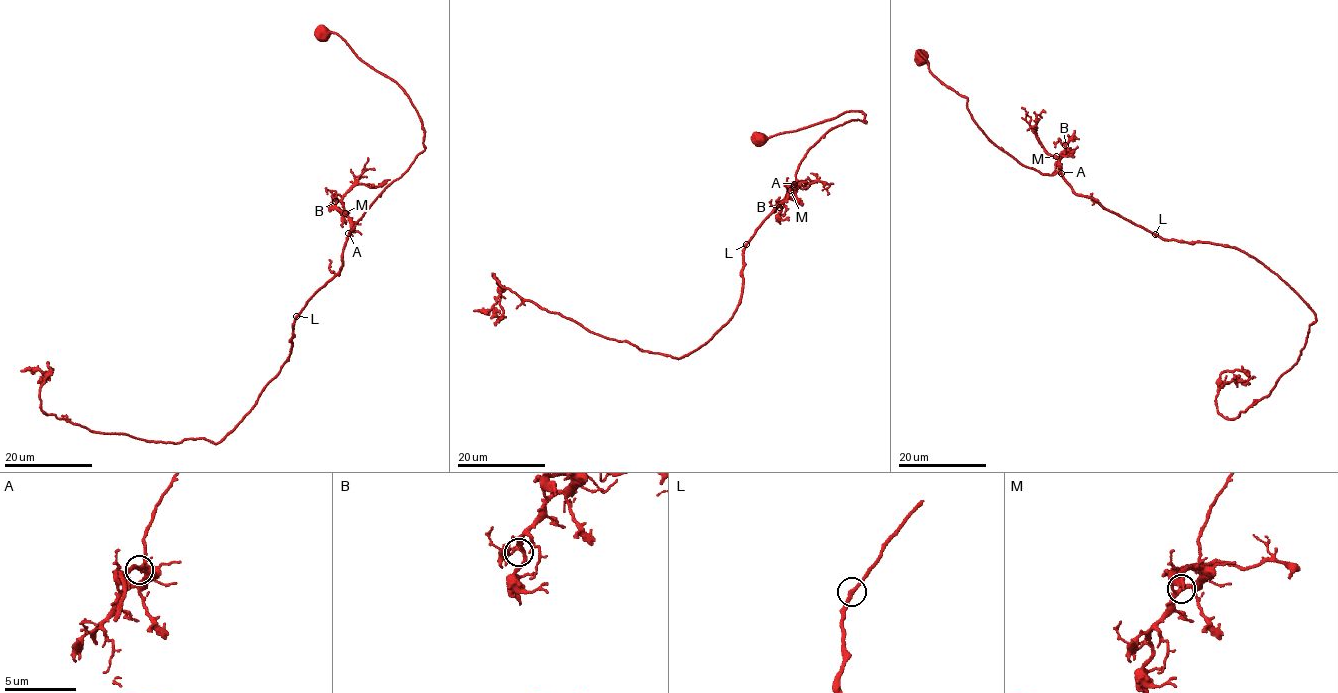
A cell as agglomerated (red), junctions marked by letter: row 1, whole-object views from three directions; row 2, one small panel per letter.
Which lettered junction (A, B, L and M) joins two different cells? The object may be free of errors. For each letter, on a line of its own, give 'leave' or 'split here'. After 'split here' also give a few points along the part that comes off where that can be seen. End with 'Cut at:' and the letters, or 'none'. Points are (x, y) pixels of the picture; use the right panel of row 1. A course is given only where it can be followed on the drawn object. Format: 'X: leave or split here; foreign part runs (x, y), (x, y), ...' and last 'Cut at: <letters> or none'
A: leave
B: leave
L: leave
M: leave
Cut at: none

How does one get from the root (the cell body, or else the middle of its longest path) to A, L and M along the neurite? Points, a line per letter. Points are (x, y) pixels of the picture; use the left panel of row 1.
A: (319, 32), (321, 28), (335, 32), (362, 60), (400, 86), (424, 132), (424, 149), (348, 233)
L: (319, 32), (335, 32), (400, 86), (421, 121), (424, 149), (357, 222), (340, 273), (296, 316)
M: (319, 32), (335, 32), (362, 60), (400, 86), (424, 132), (424, 149), (351, 232), (345, 213)

